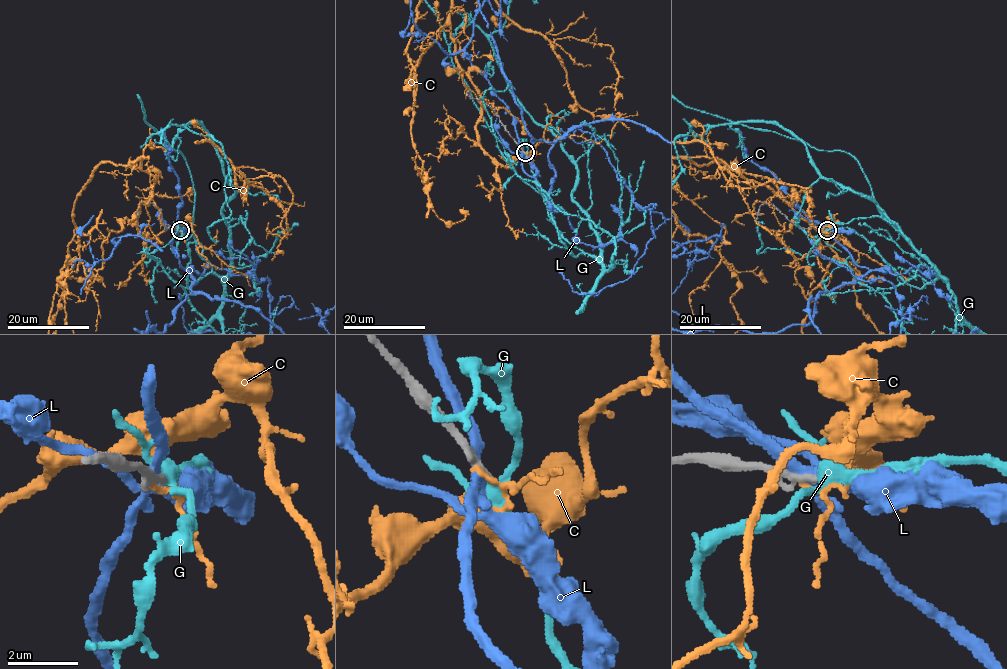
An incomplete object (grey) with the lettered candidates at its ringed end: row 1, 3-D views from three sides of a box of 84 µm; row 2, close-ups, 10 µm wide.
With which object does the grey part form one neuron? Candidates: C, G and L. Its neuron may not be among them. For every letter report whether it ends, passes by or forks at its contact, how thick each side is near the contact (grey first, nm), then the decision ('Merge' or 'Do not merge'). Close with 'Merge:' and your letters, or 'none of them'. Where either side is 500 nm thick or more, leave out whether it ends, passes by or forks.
C: It passes by. Thickness 280 nm (grey) against 80 nm. Do not merge
G: It forks there. Thickness 240 nm (grey) against 320 nm. Merge
L: It forks there. Thickness 280 nm (grey) against 280 nm. Do not merge
Merge: G

